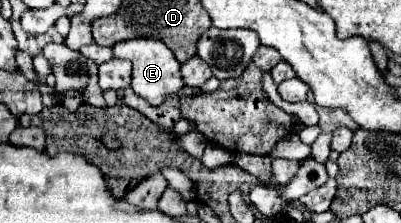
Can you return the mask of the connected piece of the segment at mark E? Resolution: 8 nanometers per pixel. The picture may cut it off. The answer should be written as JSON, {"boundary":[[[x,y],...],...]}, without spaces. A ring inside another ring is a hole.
{"boundary":[[[128,39],[128,41],[116,43],[112,47],[112,53],[116,59],[128,59],[132,63],[132,89],[136,95],[140,95],[154,107],[162,105],[168,95],[172,95],[184,87],[184,81],[180,77],[180,63],[174,59],[170,49],[162,41]]]}

